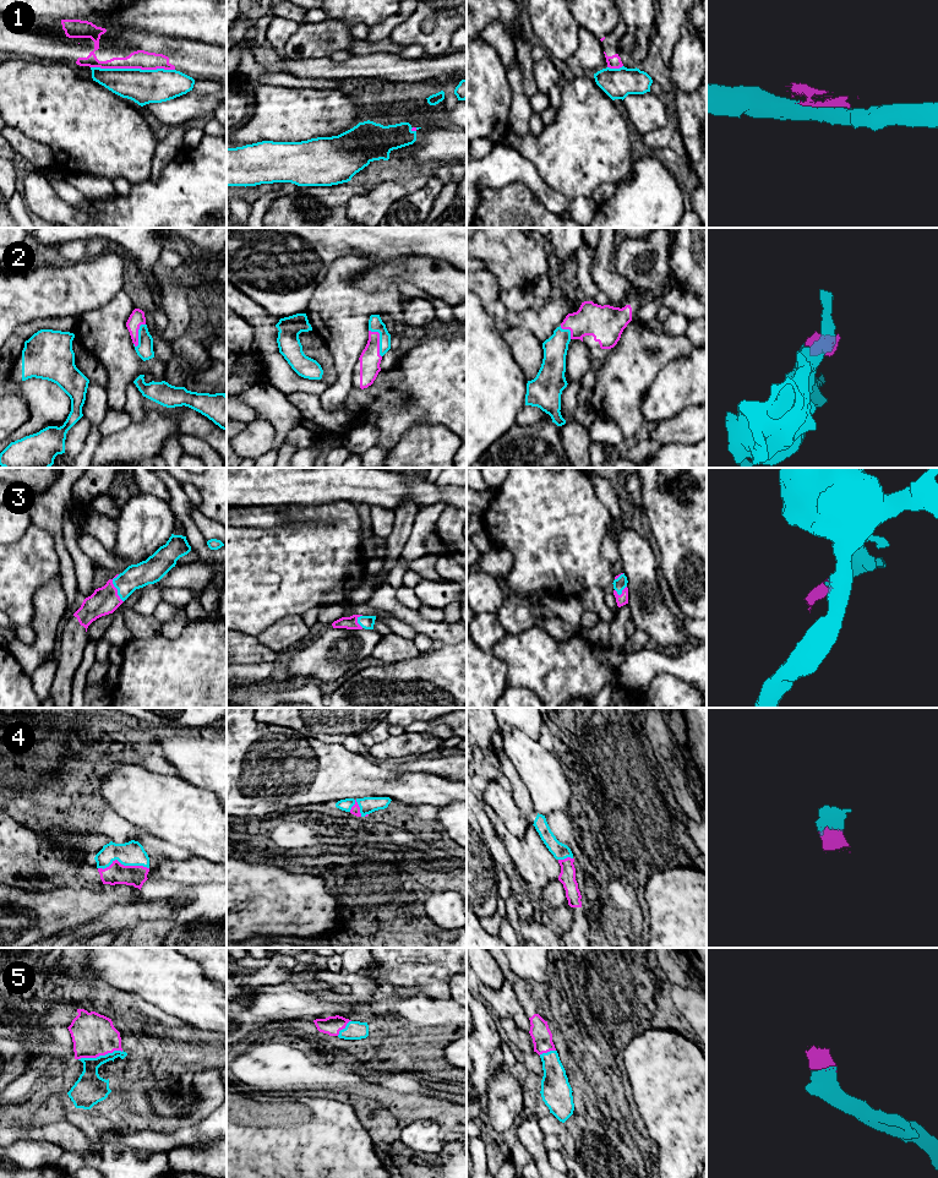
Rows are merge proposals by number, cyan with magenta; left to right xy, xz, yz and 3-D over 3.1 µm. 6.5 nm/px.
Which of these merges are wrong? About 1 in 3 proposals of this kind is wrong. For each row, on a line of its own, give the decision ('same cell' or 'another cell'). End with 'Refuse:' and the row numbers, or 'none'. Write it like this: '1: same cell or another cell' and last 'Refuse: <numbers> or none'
1: another cell
2: same cell
3: same cell
4: same cell
5: same cell
Refuse: 1

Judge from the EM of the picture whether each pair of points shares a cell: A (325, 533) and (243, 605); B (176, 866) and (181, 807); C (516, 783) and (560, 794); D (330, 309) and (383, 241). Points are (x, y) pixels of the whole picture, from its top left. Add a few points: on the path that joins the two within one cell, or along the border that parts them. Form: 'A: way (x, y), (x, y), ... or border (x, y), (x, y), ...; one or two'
A: way (304, 552), (285, 570), (277, 571), (263, 584); one
B: border (190, 852), (213, 862); two
C: border (510, 759), (528, 792), (532, 806), (536, 811); two
D: border (341, 257), (359, 254), (376, 261), (392, 261); two

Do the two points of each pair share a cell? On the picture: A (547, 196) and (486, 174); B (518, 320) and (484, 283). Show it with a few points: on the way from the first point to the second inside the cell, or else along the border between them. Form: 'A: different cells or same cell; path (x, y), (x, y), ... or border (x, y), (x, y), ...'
A: same cell; path (533, 181), (525, 174), (501, 174)
B: same cell; path (507, 317), (490, 300), (487, 294)

